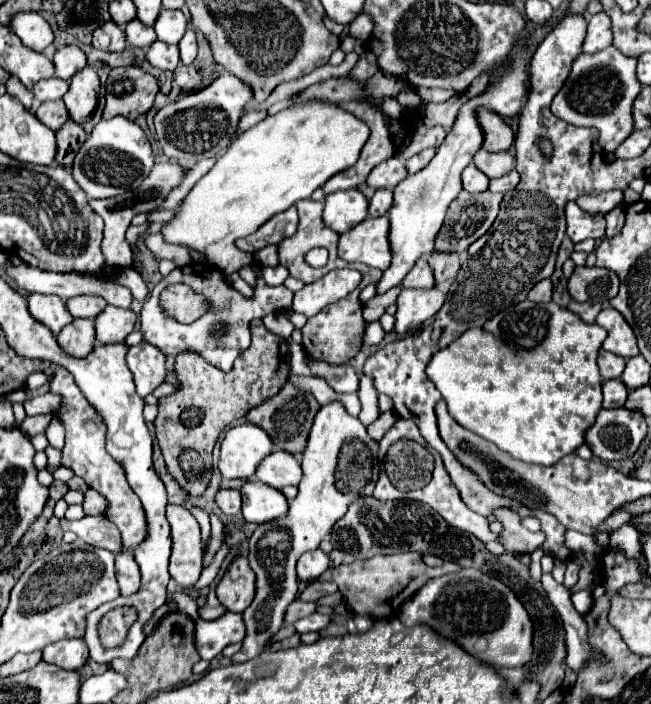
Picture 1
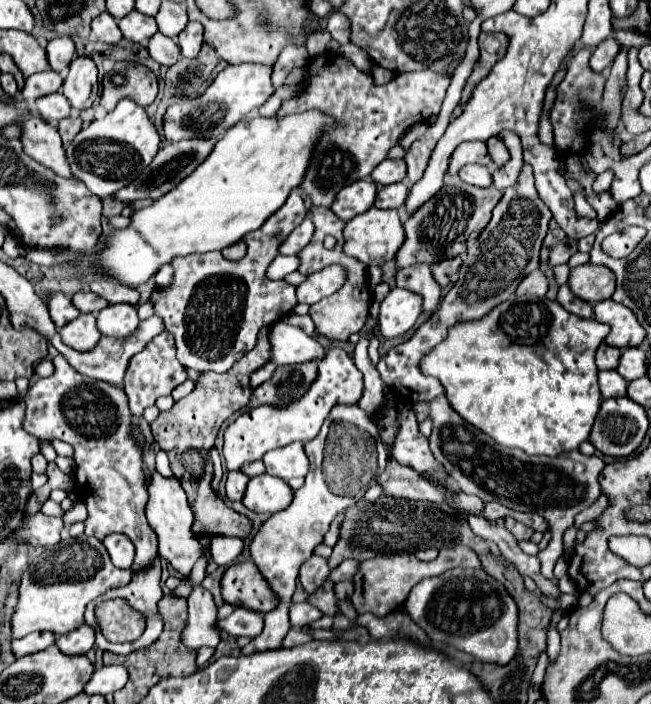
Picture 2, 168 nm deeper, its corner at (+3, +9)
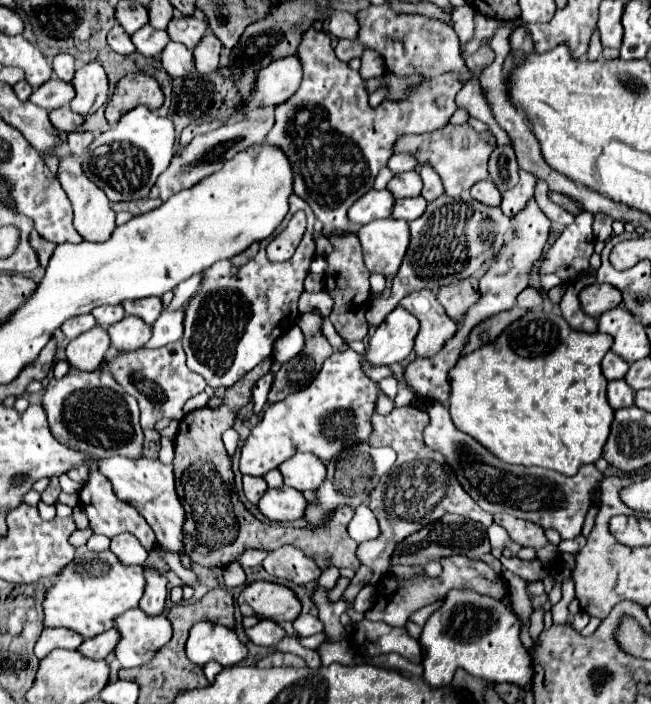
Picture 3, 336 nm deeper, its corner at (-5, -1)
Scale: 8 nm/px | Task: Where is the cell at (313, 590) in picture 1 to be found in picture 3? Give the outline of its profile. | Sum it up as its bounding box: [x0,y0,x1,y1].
[357,406,493,584]

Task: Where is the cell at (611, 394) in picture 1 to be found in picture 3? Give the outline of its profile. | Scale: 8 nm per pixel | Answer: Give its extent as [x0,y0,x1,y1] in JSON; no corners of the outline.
[607,380,635,410]

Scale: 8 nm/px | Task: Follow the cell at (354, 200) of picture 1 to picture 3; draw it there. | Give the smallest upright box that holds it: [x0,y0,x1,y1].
[349,190,395,224]

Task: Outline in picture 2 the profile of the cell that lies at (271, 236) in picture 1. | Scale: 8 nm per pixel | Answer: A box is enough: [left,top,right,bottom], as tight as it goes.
[151,192,307,372]

